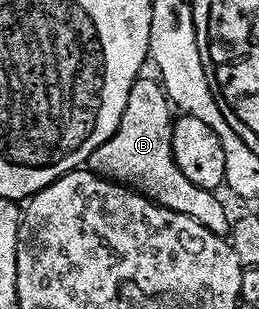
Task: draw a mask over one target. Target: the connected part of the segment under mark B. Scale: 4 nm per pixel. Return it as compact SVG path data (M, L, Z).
M159 80L137 81L130 91L130 99L126 103L126 111L122 115L118 131L110 140L102 143L102 147L98 147L94 155L90 155L87 168L106 181L122 185L133 193L141 193L155 205L202 223L202 227L206 227L214 235L227 238L230 233L230 218L228 219L223 203L216 198L217 194L213 190L190 183L190 179L182 175L174 159L172 113L174 114L173 106Z

